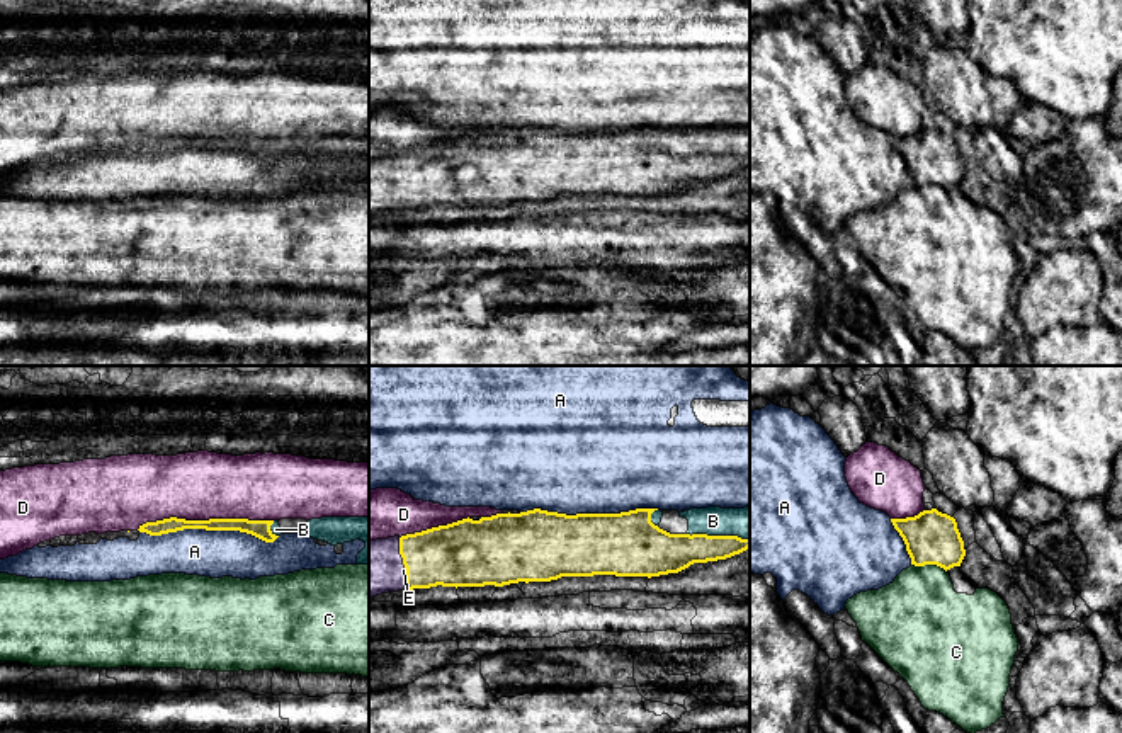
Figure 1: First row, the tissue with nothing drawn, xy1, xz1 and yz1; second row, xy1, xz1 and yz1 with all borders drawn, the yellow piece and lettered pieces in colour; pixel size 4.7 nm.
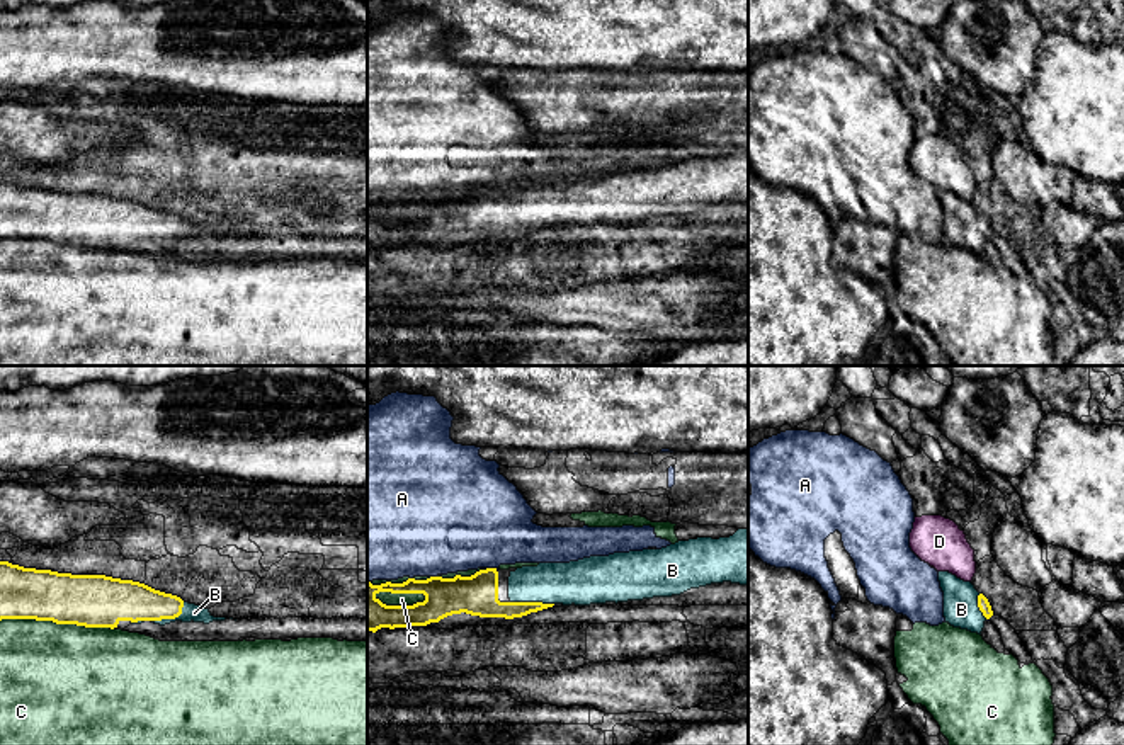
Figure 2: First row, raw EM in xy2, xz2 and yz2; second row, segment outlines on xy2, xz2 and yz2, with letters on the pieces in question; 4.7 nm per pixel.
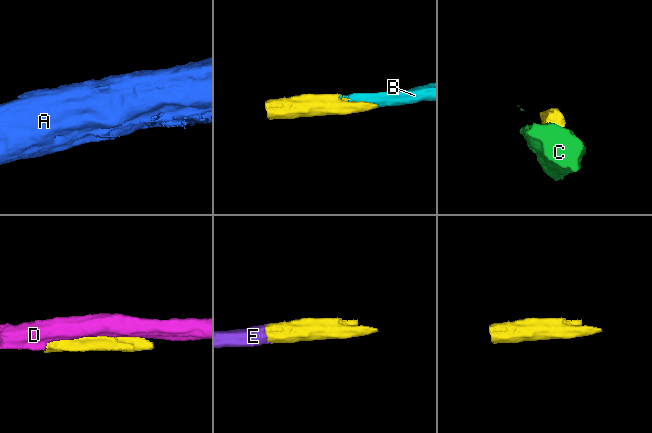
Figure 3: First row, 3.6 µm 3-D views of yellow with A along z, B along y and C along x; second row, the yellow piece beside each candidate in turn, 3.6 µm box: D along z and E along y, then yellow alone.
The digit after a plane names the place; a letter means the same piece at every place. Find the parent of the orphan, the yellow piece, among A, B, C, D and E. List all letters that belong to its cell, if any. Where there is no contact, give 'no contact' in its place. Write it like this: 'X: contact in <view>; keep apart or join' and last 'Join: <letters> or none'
A: contact in xy1; keep apart
B: contact in xz1; join
C: contact in xy2; keep apart
D: contact in xy1; keep apart
E: contact in xz1; join
Join: B, E

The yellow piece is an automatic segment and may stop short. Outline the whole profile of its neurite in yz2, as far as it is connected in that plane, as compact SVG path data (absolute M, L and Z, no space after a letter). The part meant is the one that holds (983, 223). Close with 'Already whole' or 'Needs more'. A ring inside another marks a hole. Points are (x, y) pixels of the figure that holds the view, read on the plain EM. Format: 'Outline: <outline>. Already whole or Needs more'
Outline: M939 191L944 211L944 236L954 247L981 253L985 240L993 235L988 218L971 201L949 191Z. Needs more

